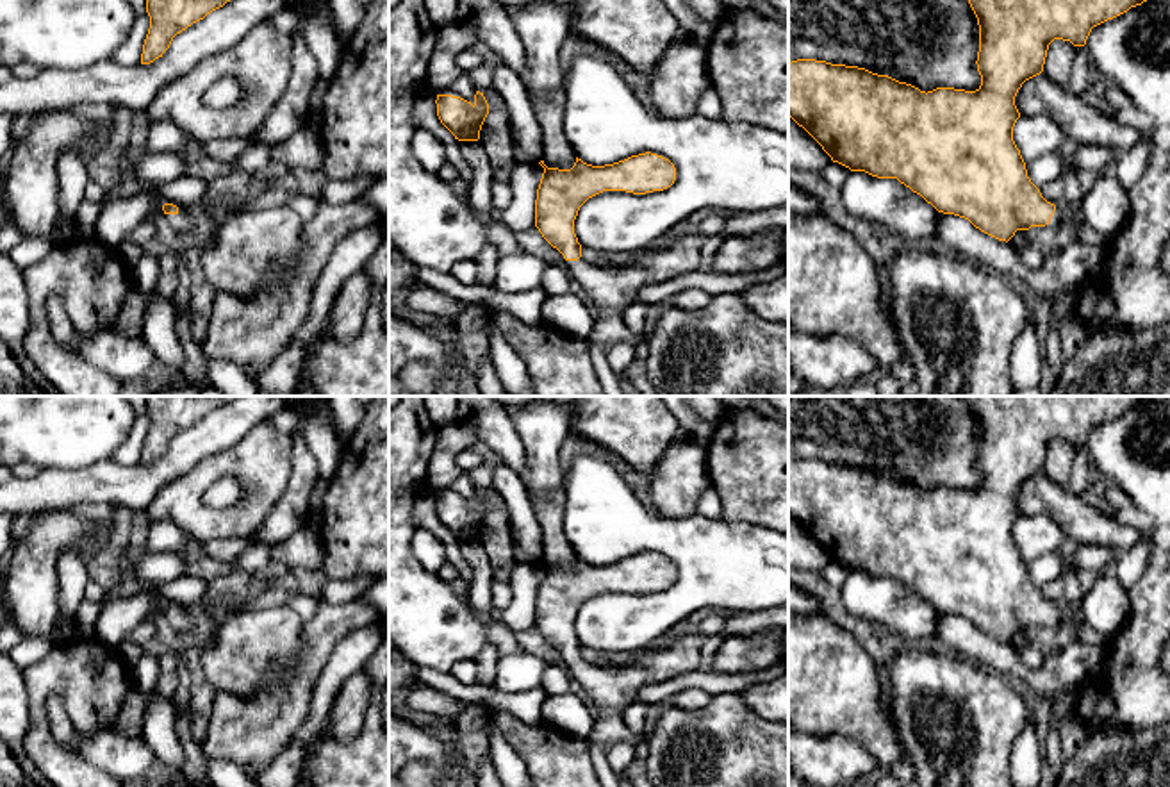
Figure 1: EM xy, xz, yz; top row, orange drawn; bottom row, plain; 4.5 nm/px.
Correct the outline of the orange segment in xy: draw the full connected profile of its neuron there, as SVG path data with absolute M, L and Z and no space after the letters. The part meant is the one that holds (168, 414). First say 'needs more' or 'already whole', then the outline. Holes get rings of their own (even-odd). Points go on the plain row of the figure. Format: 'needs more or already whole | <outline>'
already whole | M146 396L150 428L143 444L141 464L162 457L177 434L232 398L235 396Z

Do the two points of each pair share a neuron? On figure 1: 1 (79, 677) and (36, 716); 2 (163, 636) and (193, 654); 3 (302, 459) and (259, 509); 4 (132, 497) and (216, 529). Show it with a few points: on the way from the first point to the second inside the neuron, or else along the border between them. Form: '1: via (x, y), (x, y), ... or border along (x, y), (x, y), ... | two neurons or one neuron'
1: via (65, 677), (59, 677), (38, 702) | one neuron
2: via (172, 637), (182, 639), (188, 645) | one neuron
3: border along (293, 436), (293, 473), (273, 507) | two neurons
4: border along (181, 475), (143, 511) | two neurons

